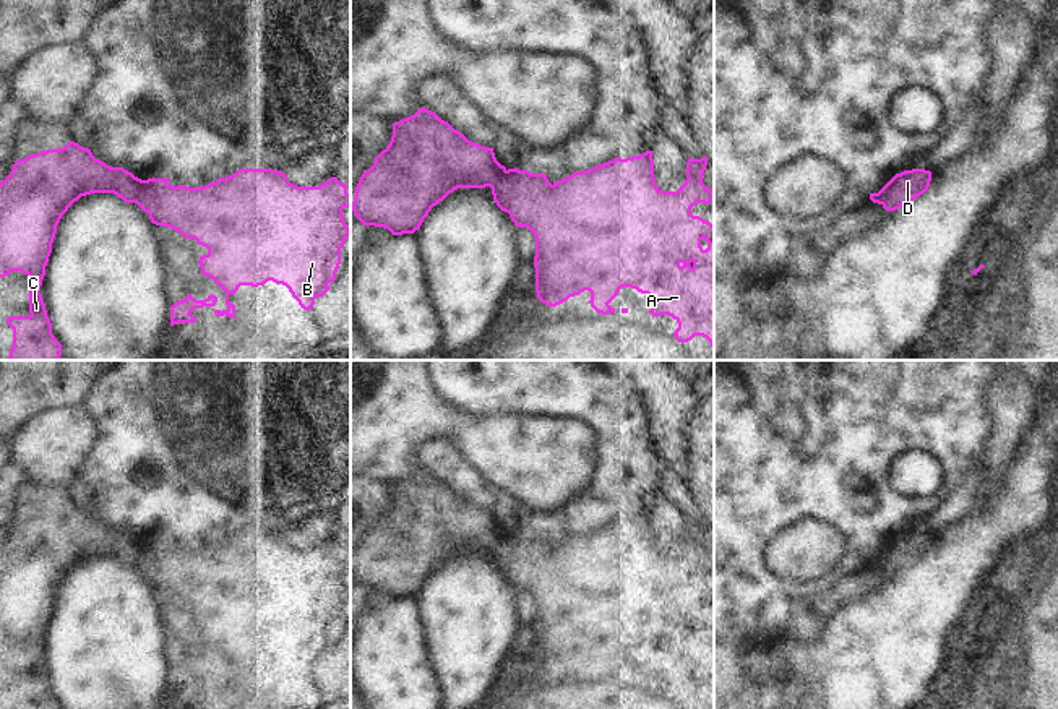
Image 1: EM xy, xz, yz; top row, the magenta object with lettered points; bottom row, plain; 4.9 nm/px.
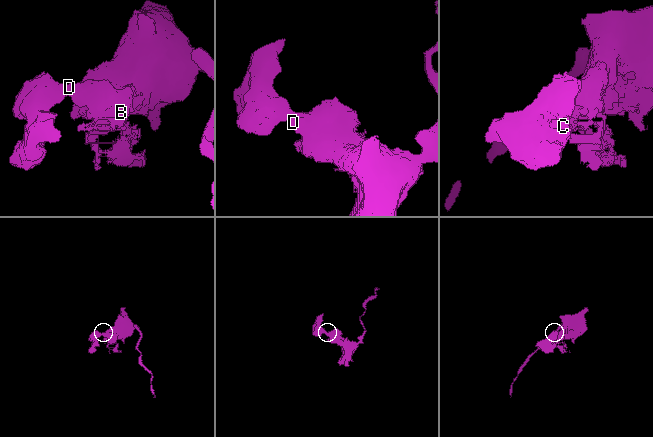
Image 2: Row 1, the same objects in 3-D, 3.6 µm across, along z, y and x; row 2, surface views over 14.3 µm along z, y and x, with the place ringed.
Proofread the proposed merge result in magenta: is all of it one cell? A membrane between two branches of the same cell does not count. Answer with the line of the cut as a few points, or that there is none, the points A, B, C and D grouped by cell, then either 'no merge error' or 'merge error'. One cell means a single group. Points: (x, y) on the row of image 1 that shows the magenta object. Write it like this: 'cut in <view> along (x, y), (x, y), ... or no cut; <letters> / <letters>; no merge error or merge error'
cut in xy along (141, 180), (135, 201); A B D / C; merge error

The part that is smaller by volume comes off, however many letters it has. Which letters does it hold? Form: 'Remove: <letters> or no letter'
Remove: C.

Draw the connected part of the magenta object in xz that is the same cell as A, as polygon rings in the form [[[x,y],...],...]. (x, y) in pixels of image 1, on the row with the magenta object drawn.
[[[654,151],[633,157],[615,157],[589,170],[581,170],[550,183],[545,174],[508,169],[495,185],[492,195],[497,206],[508,213],[516,227],[529,229],[535,237],[535,292],[537,299],[557,307],[584,290],[591,292],[591,307],[602,315],[615,313],[609,303],[621,287],[636,289],[651,297],[652,316],[669,315],[677,323],[673,336],[678,342],[688,342],[703,336],[714,349],[714,224],[691,214],[696,203],[709,204],[714,190],[703,183],[707,157],[686,162],[686,180],[677,191],[657,188],[654,178]]]

